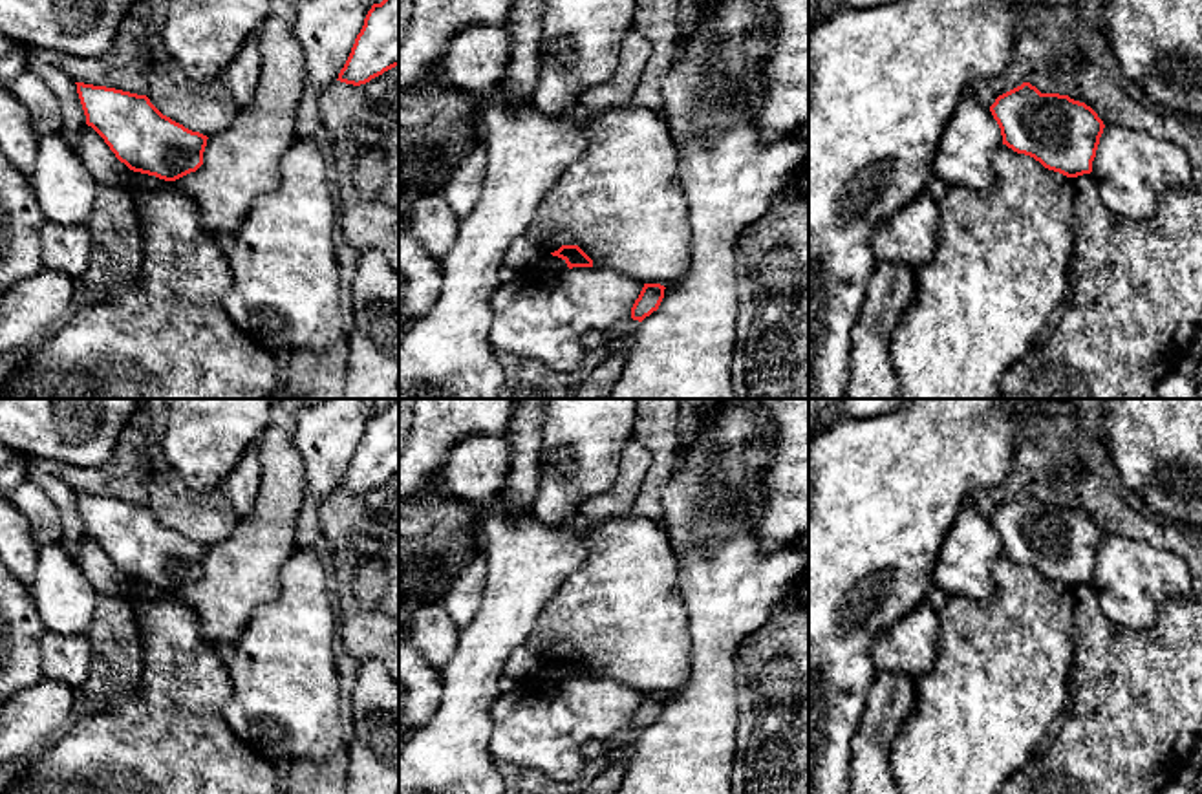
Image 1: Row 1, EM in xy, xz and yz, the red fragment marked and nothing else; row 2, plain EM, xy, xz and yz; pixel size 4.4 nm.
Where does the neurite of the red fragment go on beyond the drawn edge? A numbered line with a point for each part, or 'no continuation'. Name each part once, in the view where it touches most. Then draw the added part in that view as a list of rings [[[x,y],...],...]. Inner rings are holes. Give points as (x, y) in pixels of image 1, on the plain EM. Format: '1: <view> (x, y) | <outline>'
no continuation

